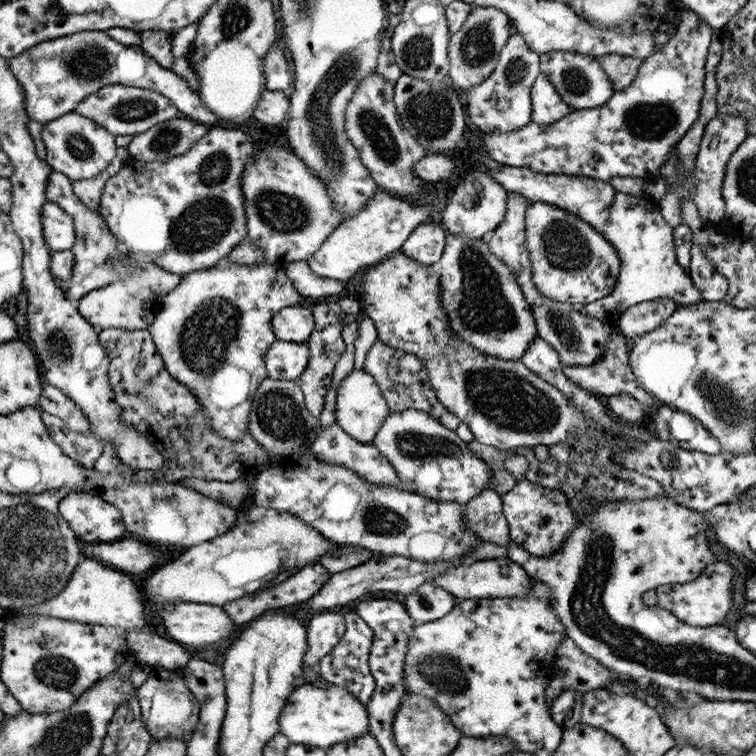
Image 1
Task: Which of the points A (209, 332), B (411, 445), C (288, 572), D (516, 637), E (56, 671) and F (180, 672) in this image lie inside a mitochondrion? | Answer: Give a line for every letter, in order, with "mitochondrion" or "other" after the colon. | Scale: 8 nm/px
A: mitochondrion
B: mitochondrion
C: other
D: other
E: mitochondrion
F: other

